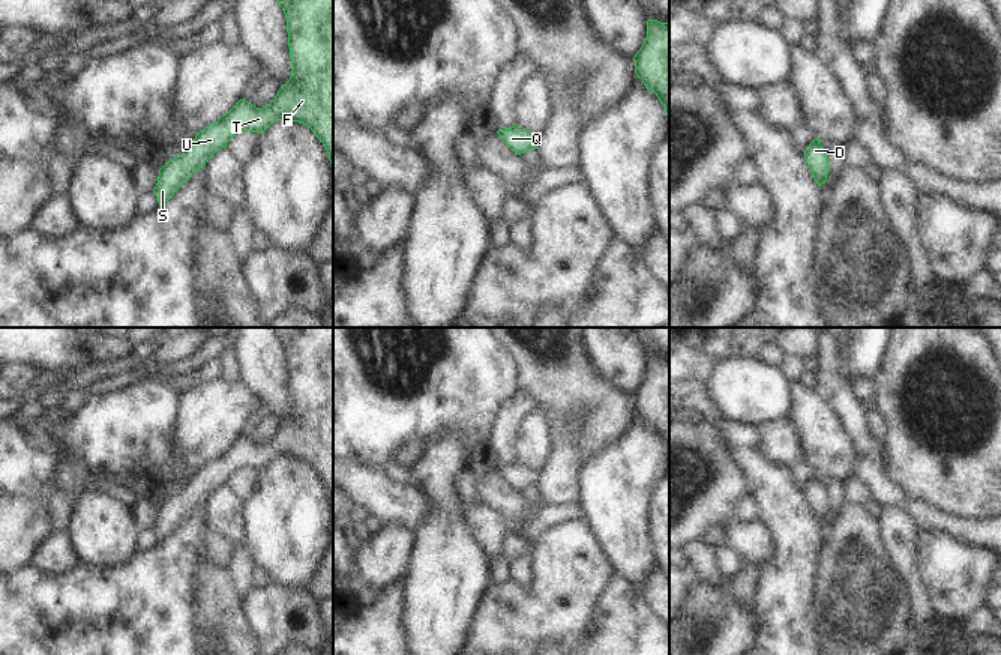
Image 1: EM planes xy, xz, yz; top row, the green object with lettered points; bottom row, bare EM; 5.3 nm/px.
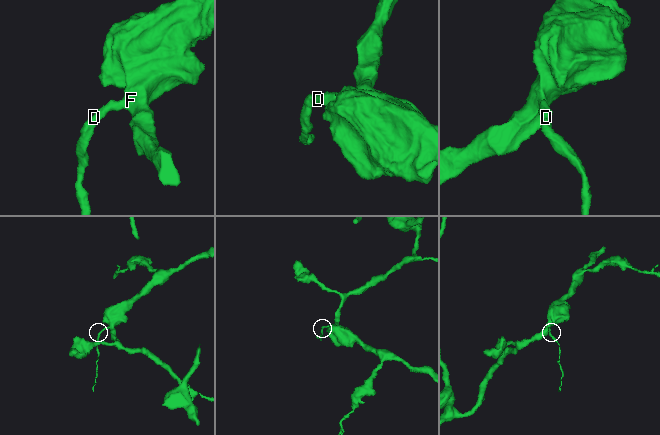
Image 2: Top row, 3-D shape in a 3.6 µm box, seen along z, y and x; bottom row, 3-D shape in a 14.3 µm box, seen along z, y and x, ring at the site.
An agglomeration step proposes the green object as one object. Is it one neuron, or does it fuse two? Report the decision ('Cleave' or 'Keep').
Keep

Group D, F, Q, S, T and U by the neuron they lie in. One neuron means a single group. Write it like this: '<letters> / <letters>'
D F Q S T U

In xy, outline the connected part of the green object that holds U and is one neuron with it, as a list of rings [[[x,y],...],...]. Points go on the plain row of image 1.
[[[273,328],[287,355],[291,413],[281,422],[275,436],[257,445],[245,434],[218,458],[197,469],[180,493],[174,493],[159,506],[153,530],[159,542],[173,535],[174,529],[203,505],[206,499],[237,470],[245,467],[264,469],[275,457],[293,457],[306,461],[324,481],[333,509],[333,328]]]

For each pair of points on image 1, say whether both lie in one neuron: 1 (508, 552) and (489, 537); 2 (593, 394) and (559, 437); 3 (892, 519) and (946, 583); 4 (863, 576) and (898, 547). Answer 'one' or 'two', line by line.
1: two
2: two
3: two
4: two

